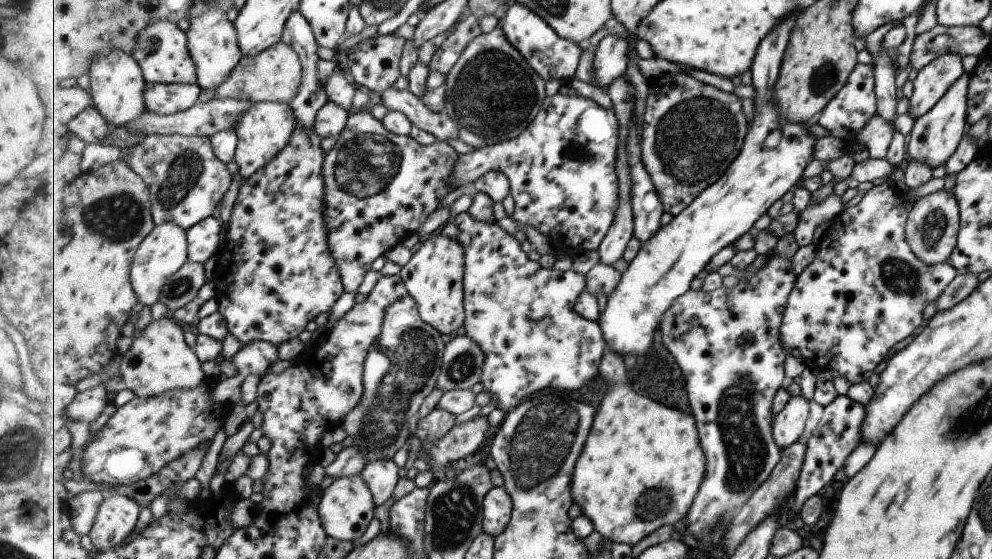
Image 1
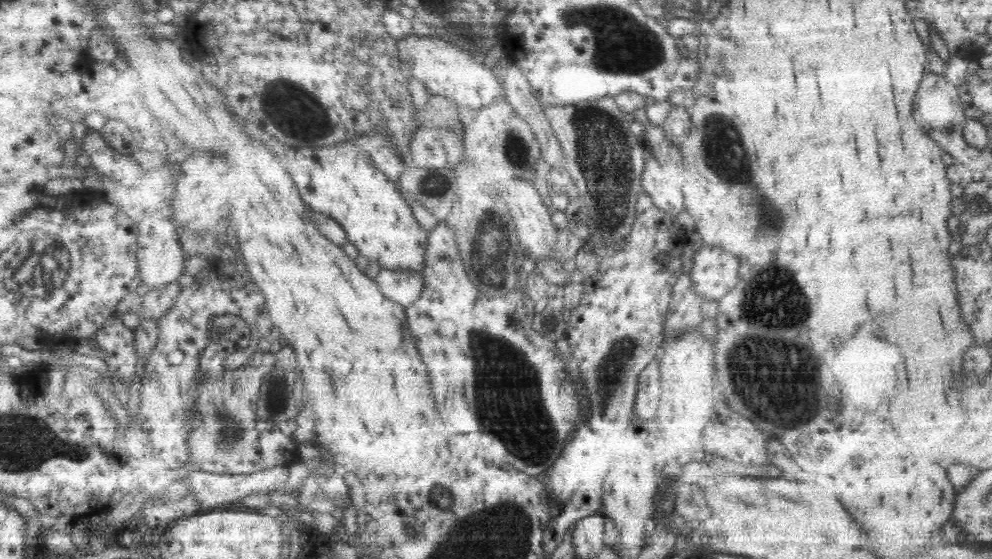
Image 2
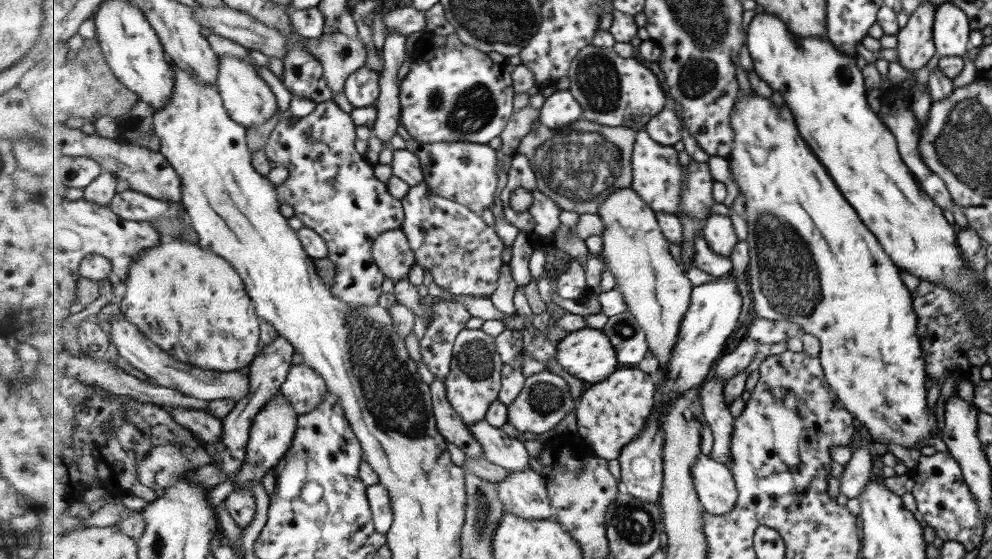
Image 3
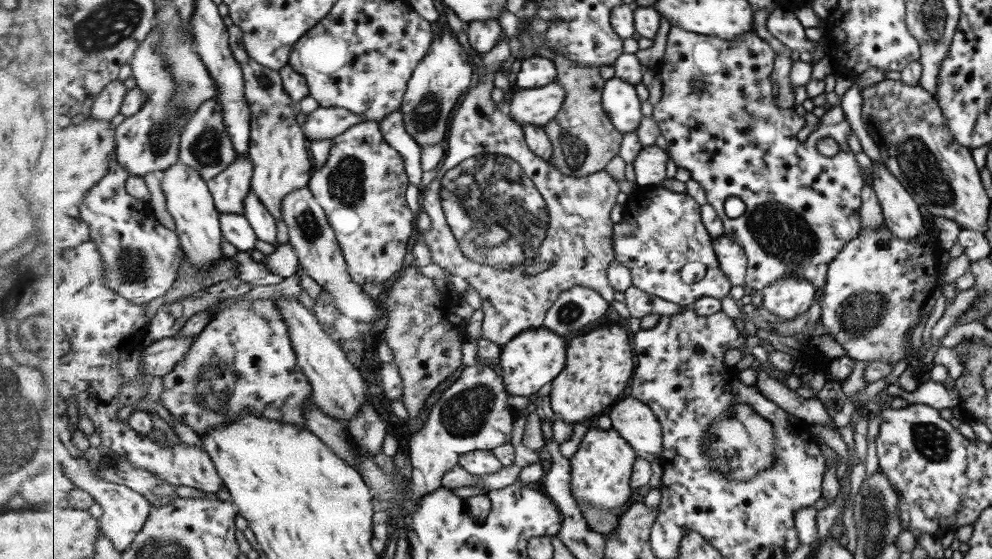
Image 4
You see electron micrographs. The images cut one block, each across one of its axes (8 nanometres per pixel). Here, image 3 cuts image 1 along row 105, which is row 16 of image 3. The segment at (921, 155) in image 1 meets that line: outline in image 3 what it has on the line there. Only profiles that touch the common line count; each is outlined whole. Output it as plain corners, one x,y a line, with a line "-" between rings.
949,1
935,6
931,36
939,56
961,56
967,50
969,32
967,17
958,6

